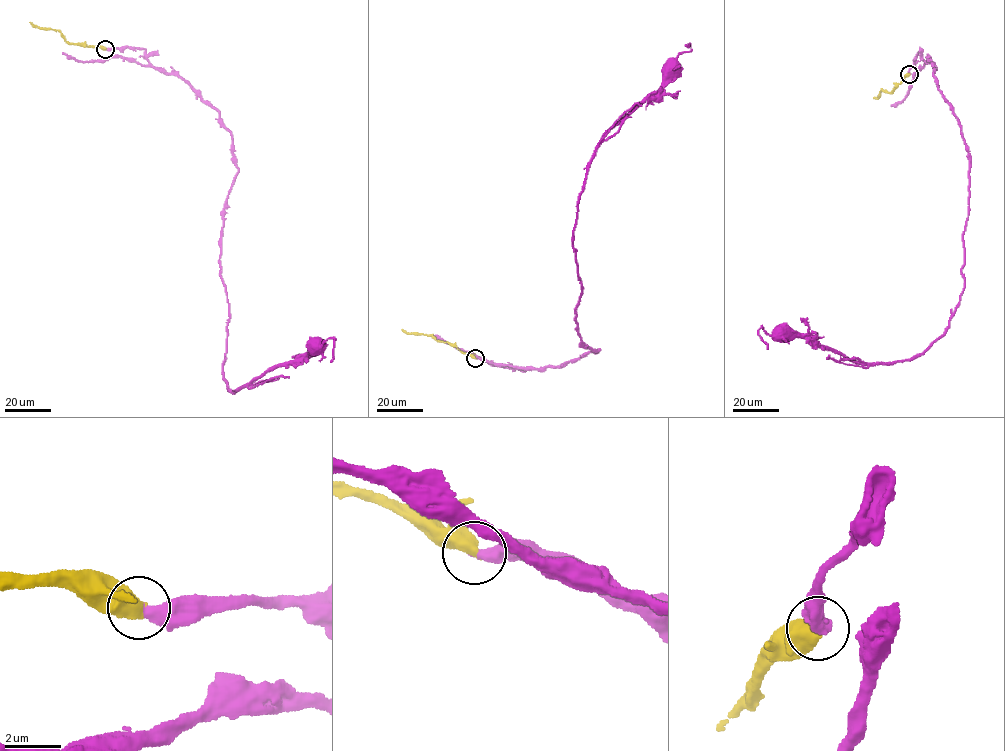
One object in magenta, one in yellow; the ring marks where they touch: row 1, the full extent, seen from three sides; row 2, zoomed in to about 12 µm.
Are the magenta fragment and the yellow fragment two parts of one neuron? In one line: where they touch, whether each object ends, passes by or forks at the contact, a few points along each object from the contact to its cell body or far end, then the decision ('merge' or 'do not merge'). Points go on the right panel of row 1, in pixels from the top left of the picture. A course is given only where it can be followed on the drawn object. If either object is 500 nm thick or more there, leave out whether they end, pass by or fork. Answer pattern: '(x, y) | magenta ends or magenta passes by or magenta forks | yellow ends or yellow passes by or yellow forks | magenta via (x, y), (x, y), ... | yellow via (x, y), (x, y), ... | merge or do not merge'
(909, 74) | magenta via (909, 73), (917, 53), (929, 57), (970, 157), (964, 289), (948, 328), (922, 353), (872, 365), (780, 332) | yellow via (909, 73), (891, 93), (881, 89), (879, 97), (873, 97) | merge

